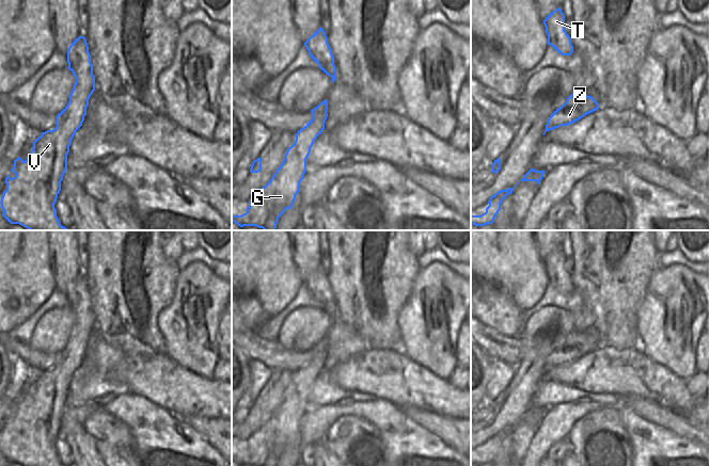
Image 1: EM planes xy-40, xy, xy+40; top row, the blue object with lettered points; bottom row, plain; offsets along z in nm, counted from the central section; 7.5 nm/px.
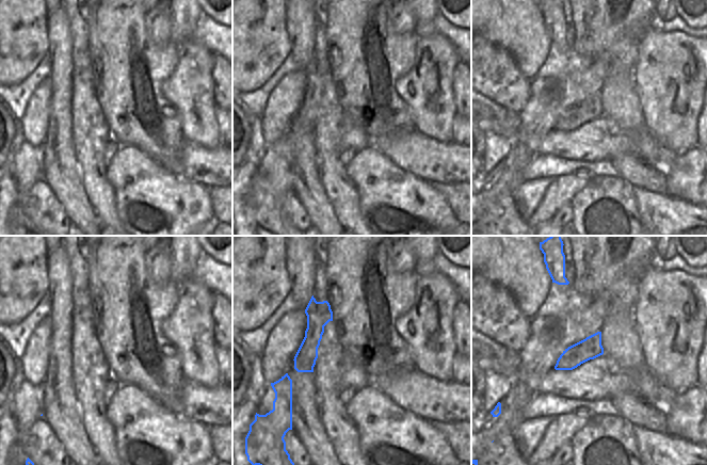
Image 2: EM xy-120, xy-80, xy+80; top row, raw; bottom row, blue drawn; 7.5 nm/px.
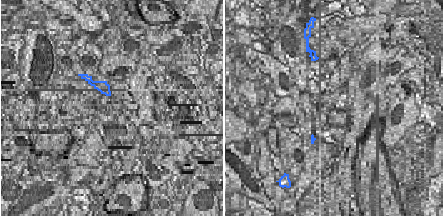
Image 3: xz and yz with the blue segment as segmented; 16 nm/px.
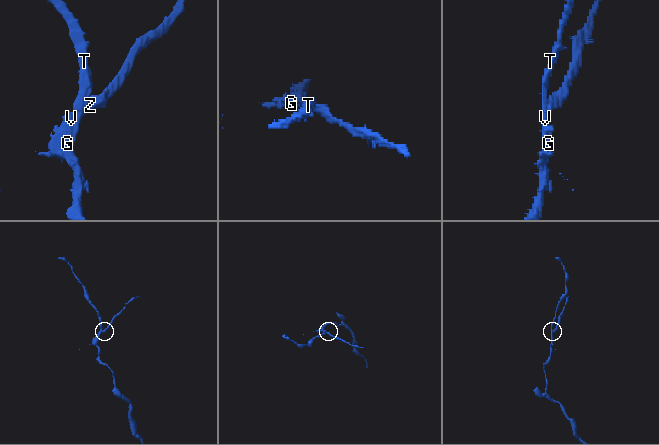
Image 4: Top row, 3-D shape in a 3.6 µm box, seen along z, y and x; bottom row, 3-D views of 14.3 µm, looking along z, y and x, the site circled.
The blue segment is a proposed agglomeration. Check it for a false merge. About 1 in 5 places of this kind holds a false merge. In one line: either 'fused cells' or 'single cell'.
fused cells

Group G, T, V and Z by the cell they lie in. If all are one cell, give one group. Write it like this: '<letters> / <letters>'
G T V / Z

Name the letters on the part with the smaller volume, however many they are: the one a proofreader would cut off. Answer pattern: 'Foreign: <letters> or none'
Foreign: Z

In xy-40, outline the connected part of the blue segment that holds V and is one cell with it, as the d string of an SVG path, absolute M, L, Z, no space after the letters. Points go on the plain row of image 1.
M84 275L76 277L67 289L68 308L74 312L76 321L69 334L67 344L57 354L57 366L42 371L33 381L33 387L26 400L21 397L14 399L11 407L16 414L5 417L6 429L1 436L2 454L11 463L23 466L64 466L61 464L54 443L61 430L61 420L67 408L67 393L76 370L82 365L89 338L95 330L95 317L91 293Z

